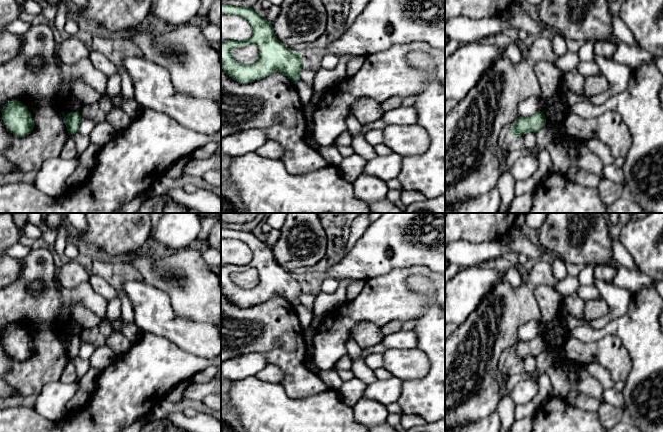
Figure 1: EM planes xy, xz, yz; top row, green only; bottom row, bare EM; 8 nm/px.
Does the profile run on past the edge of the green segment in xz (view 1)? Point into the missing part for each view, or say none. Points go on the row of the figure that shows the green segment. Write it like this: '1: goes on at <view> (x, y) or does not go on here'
1: does not go on here

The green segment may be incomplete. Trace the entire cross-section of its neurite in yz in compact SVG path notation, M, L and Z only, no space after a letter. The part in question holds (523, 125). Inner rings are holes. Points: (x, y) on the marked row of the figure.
M538 111L530 117L518 117L511 129L511 135L524 136L529 132L537 133L546 125L546 118L543 112Z

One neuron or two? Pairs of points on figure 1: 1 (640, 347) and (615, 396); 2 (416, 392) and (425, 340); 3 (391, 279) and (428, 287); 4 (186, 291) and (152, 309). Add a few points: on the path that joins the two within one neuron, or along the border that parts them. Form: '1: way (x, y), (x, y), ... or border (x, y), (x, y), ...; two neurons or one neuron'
1: border (621, 392), (624, 398), (624, 407), (622, 409); two neurons
2: way (429, 379), (434, 374), (434, 353); one neuron
3: border (408, 276), (407, 287), (425, 298); two neurons
4: border (151, 285), (163, 290), (173, 311), (185, 317); two neurons

